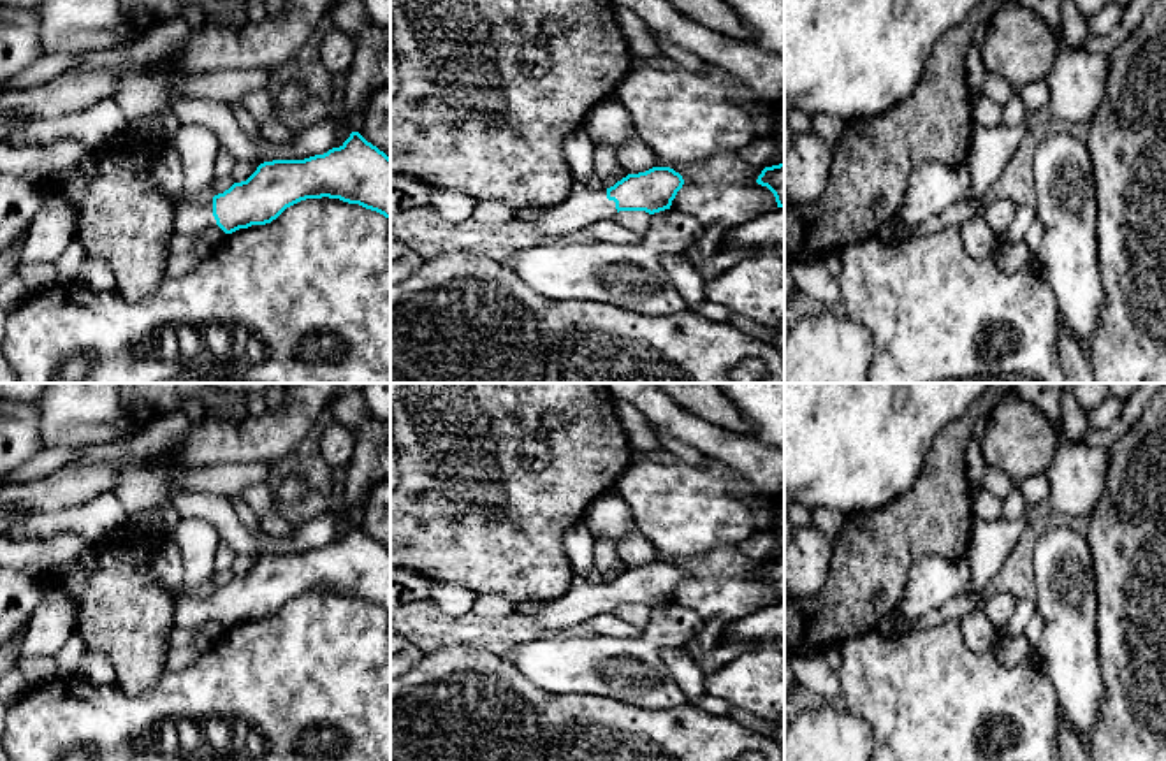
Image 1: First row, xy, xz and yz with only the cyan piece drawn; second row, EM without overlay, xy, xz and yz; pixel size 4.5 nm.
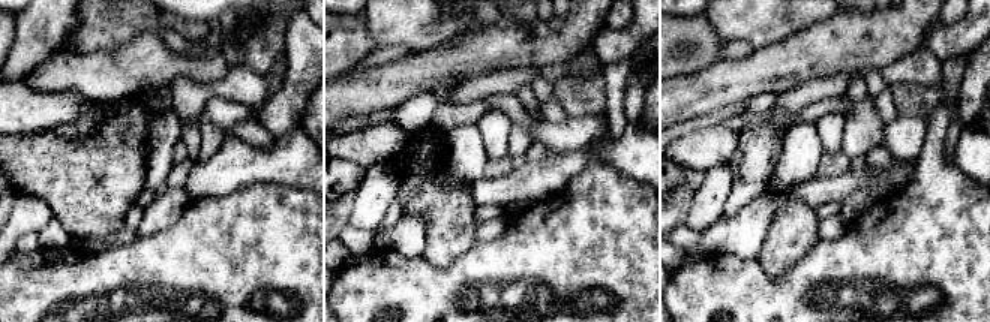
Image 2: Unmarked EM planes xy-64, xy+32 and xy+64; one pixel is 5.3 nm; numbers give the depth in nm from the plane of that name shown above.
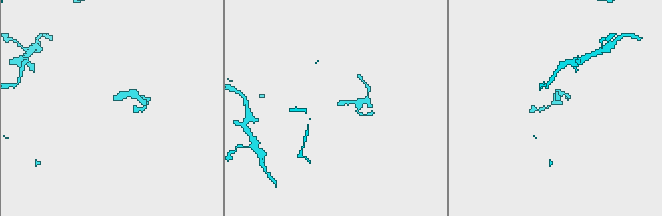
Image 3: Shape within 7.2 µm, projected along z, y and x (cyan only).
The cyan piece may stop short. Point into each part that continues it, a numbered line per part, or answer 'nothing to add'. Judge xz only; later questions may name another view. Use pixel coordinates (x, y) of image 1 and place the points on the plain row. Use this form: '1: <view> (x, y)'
1: xz (586, 598)

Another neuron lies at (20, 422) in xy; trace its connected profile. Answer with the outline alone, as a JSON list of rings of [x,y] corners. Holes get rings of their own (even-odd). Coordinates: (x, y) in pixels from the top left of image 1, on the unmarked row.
[[[0,397],[0,478],[33,460],[42,450],[39,404]]]

